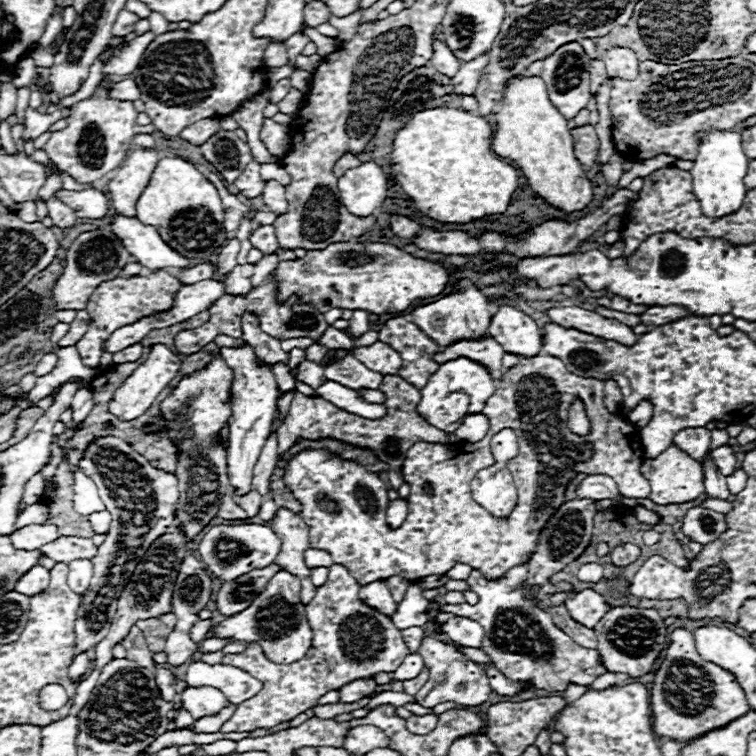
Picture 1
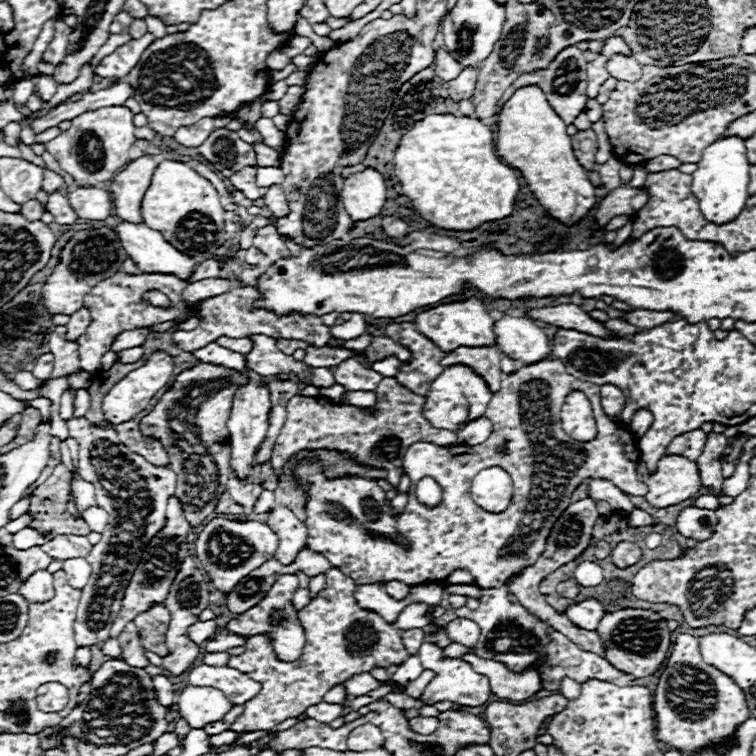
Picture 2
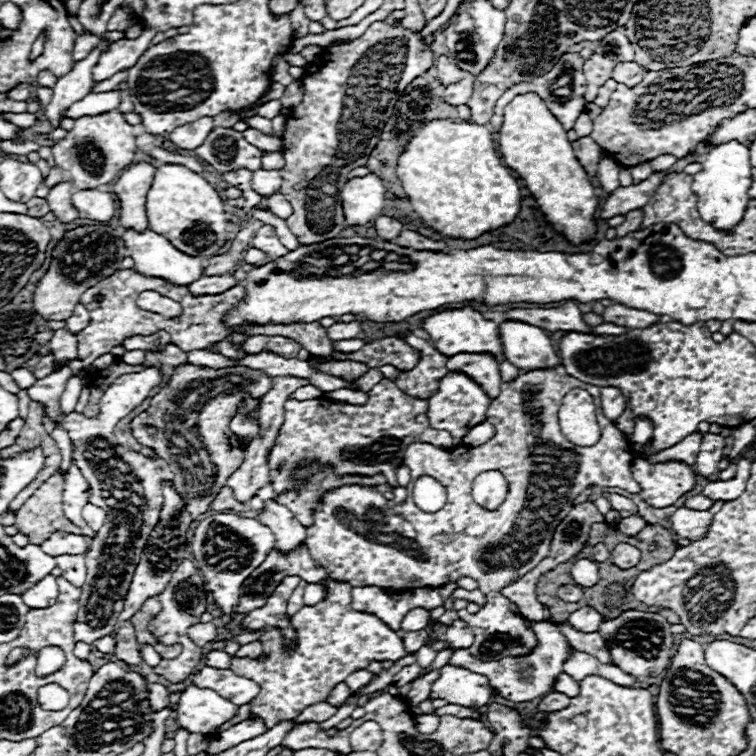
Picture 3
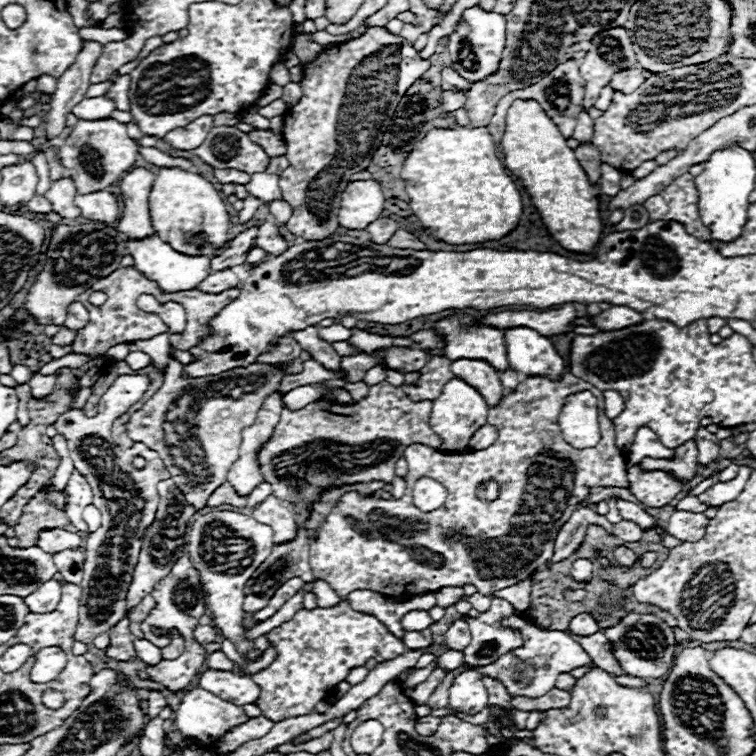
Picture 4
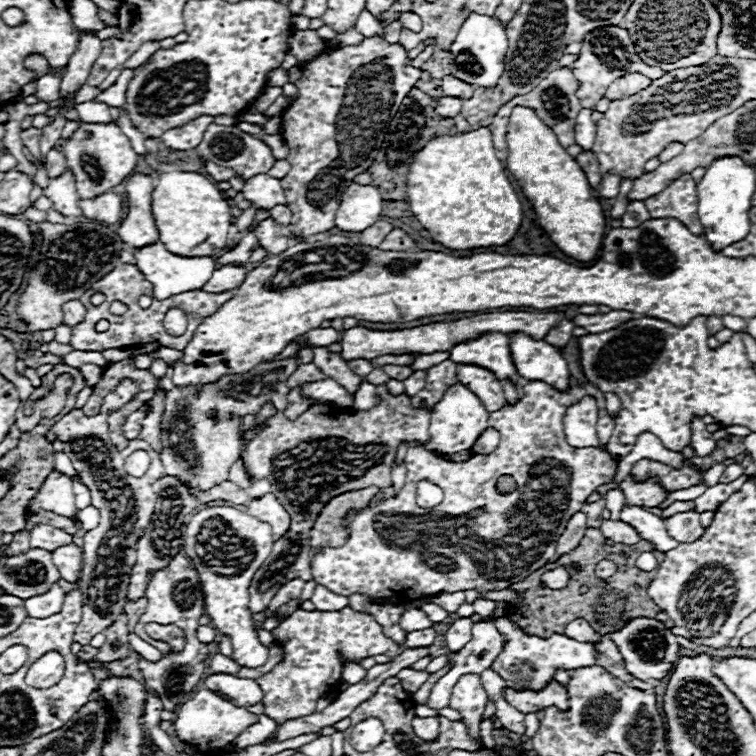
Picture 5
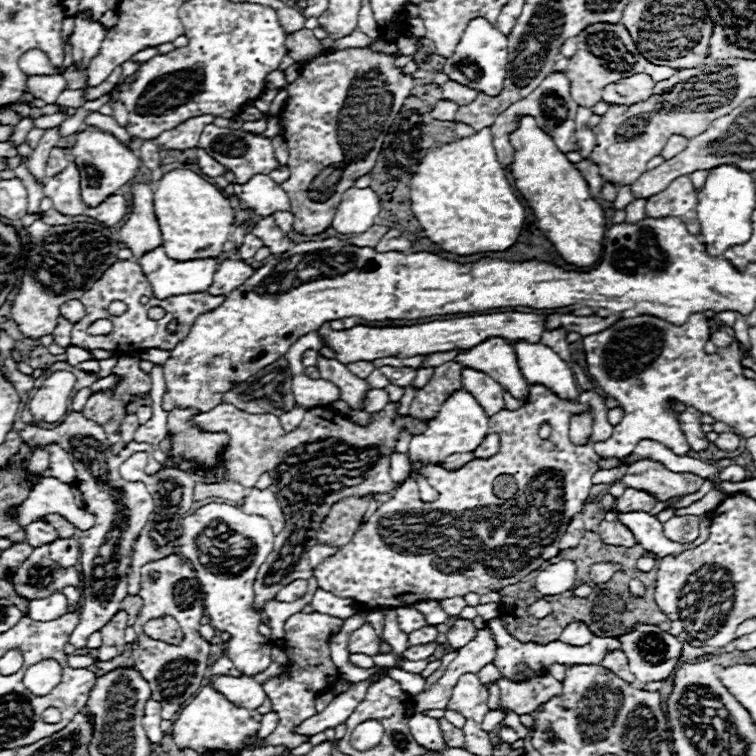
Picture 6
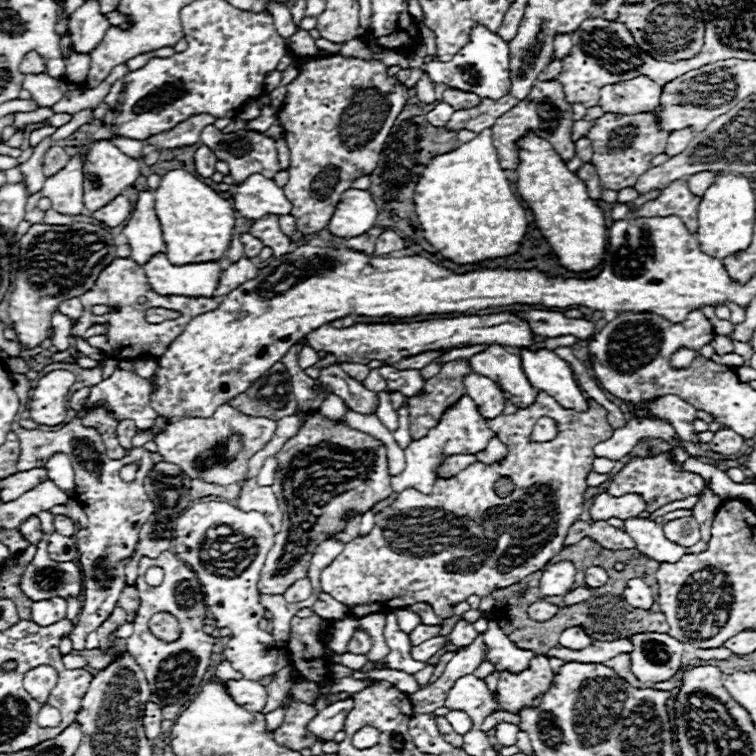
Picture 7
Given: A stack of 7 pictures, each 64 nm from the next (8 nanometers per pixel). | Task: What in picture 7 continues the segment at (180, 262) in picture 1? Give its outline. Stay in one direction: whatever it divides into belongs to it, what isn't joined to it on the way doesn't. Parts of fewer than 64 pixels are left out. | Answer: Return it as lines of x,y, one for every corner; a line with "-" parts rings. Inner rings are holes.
158,254
144,264
144,272
156,294
214,298
222,268
216,262
174,266
168,262
166,254

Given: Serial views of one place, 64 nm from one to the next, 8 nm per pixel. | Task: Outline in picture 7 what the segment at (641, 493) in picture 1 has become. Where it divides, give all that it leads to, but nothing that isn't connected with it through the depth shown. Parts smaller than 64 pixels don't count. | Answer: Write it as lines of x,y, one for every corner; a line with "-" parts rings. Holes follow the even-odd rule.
538,392
538,400
530,408
488,420
490,430
494,430
506,444
508,456
498,464
488,466
474,462
458,476
438,478
432,494
428,496
414,490
400,492
392,506
376,514
376,526
372,532
348,542
344,552
322,570
322,590
346,604
348,614
354,618
426,602
434,608
436,616
446,622
454,616
452,606
464,602
468,596
476,594
484,598
496,588
512,586
542,570
564,548
568,528
578,520
578,510
582,510
582,494
586,490
586,476
592,472
594,462
592,448
596,442
608,440
614,432
606,414
608,412
592,398
588,412
574,412
562,408
554,398
544,396
544,392
-
544,416
556,420
560,430
558,438
544,444
530,442
528,438
536,420
-
502,476
508,476
514,484
514,492
506,498
500,498
494,492
494,482

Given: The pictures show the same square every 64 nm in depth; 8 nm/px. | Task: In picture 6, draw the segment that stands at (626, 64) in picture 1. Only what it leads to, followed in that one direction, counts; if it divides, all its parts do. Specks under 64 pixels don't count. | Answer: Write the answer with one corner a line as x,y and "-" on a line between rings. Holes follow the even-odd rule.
634,74
630,78
608,84
602,92
602,102
632,106
640,100
648,100
654,94
654,80
648,74

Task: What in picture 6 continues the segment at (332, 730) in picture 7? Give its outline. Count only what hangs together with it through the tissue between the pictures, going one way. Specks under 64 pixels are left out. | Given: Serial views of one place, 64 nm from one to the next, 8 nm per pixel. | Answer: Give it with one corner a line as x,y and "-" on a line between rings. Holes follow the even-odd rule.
374,676
372,680
366,680
366,682
360,682
356,684
352,690
344,692
344,694
338,694
322,712
318,712
316,716
312,716
310,720
304,720
296,732
298,734
306,734
306,736
314,736
318,732
324,732
328,728
336,728
338,724
344,724
346,718
350,716
350,712
354,712
356,704
362,702
362,696
366,694
366,688
370,686
370,682
374,680
380,680
380,676

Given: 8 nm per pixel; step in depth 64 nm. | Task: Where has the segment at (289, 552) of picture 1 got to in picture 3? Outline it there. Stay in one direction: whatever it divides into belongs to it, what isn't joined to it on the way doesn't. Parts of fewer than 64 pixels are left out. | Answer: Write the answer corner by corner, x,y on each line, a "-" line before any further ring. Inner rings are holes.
274,498
266,502
264,510
258,514
258,520
272,528
276,536
276,548
282,548
284,552
306,540
306,528
284,504
278,504
-
302,580
302,584
300,584
300,586
294,590
294,594
290,596
290,600
288,600
288,606
286,606
286,612
288,612
288,616
294,616
294,612
298,612
298,610
304,606
304,602
302,602
304,586
306,586
306,582

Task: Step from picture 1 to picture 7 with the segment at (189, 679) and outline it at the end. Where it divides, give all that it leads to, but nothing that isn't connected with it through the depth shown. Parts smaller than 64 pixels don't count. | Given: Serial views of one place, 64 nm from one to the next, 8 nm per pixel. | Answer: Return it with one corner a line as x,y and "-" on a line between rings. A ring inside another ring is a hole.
228,680
226,682
230,696
234,696
236,704
242,704
244,708
250,708
250,712
262,712
266,706
266,688
254,680

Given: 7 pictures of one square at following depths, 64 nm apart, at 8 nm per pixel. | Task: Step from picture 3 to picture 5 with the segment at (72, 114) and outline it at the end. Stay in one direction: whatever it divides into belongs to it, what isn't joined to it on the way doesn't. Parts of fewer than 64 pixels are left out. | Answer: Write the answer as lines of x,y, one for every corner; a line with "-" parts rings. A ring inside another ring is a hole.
84,102
84,104
78,104
76,110
78,110
80,120
88,122
88,124
110,124
110,122
114,122
106,104

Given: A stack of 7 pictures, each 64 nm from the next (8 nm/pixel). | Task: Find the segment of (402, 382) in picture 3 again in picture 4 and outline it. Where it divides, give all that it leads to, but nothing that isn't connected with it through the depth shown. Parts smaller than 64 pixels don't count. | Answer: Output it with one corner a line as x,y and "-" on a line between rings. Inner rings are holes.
430,356
428,364
420,370
420,374
422,374
420,376
420,386
402,384
402,390
412,400
436,400
440,396
444,384
454,378
450,366
452,366
452,360

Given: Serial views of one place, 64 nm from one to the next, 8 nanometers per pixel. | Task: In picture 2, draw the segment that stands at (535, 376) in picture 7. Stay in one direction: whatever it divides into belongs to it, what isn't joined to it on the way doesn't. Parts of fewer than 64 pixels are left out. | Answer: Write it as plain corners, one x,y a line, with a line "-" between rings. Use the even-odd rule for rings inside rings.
506,314
494,326
500,350
512,360
534,364
544,358
550,358
550,340
532,320
526,320
524,316

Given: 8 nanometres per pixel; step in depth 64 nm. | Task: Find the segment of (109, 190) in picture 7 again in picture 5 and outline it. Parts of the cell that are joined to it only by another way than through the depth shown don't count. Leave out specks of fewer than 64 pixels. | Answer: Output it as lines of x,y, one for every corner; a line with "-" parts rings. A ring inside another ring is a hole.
82,124
72,134
62,152
68,160
68,168
78,180
78,196
82,200
96,198
122,184
134,172
138,162
138,154
132,150
130,140
116,124

